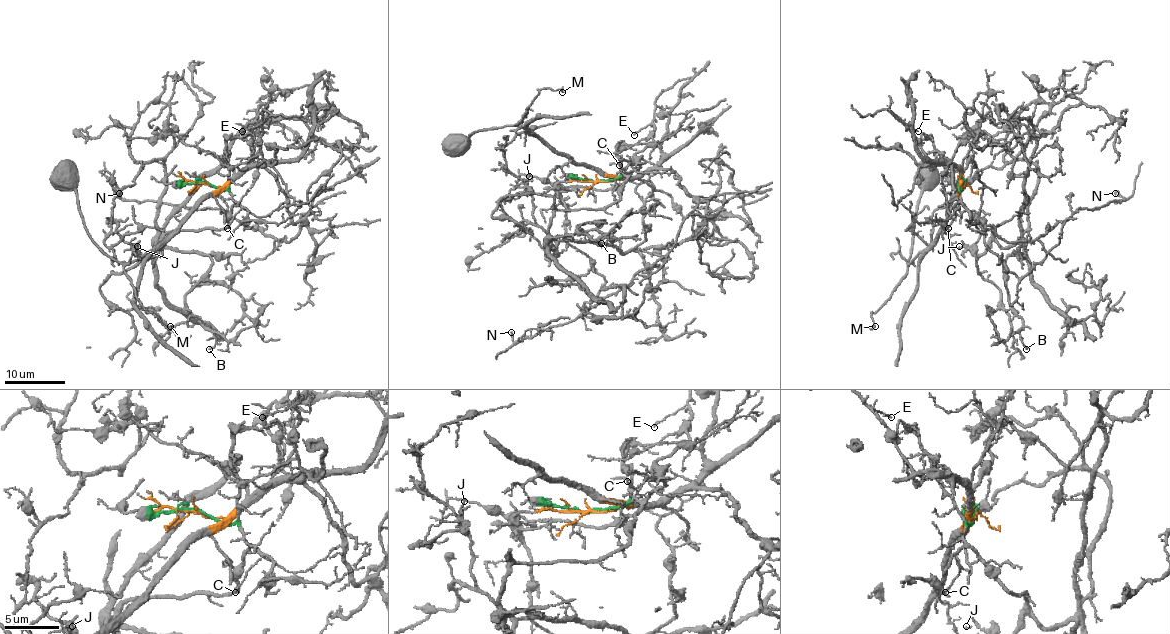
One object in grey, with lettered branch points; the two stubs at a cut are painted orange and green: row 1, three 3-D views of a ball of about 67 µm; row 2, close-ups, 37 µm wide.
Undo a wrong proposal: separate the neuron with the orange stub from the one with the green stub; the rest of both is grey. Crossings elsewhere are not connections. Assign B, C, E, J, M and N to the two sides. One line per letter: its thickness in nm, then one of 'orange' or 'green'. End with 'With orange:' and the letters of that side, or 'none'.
B: calibre 120 nm; green
C: calibre 80 nm; green
E: calibre 110 nm; orange
J: calibre 130 nm; green
M: calibre 120 nm; orange
N: calibre 130 nm; orange
With orange: E, M, N

